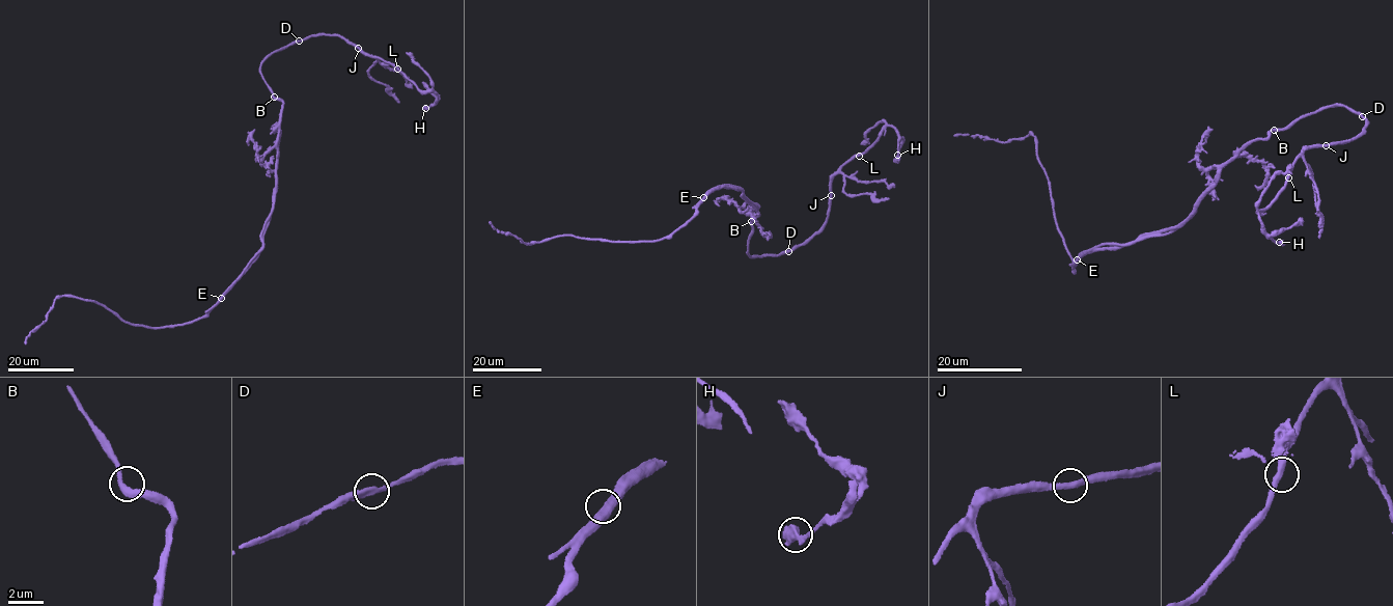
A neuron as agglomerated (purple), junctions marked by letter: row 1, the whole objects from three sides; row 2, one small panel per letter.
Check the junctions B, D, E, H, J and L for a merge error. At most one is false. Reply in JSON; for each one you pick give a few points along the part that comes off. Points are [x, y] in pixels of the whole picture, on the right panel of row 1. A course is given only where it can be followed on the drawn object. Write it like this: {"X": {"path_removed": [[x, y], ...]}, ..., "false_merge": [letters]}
{"E": {"path_removed": [[1076, 259], [1082, 253], [1106, 244], [1129, 244], [1163, 235], [1176, 227], [1196, 210]]}, "false_merge": ["E"]}

